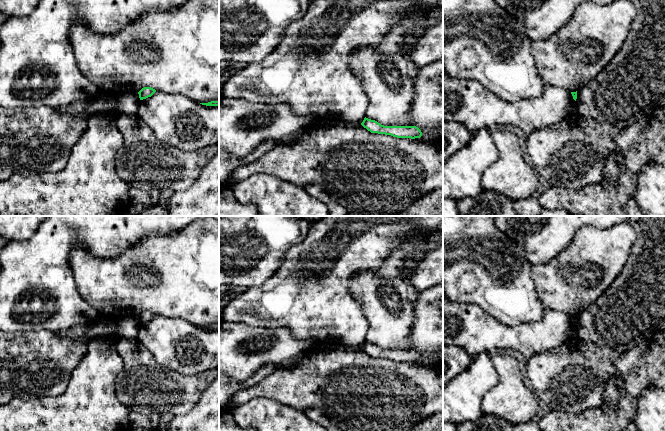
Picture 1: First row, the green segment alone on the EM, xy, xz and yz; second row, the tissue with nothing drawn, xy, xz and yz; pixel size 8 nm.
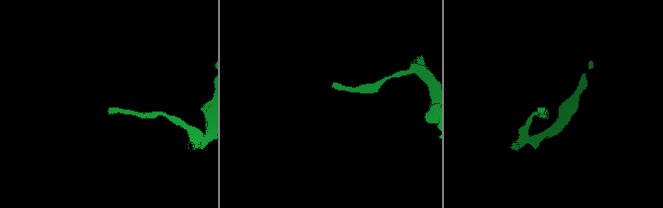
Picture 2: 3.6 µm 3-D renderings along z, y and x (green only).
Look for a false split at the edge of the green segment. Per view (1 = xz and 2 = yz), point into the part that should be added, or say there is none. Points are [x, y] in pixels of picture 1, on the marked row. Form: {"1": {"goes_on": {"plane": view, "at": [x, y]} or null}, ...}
{"1": {"goes_on": null}, "2": {"goes_on": null}}

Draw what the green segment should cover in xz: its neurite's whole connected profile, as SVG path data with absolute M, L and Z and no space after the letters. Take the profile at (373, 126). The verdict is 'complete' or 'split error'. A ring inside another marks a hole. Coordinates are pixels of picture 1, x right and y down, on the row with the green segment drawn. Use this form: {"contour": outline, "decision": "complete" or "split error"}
{"contour": "M364 118L361 125L371 133L391 135L397 138L420 138L421 130L416 126L384 126L375 120Z", "decision": "complete"}

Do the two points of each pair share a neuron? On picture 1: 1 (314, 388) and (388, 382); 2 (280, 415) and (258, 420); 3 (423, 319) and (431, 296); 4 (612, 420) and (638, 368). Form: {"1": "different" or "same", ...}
{"1": "same", "2": "same", "3": "same", "4": "different"}

